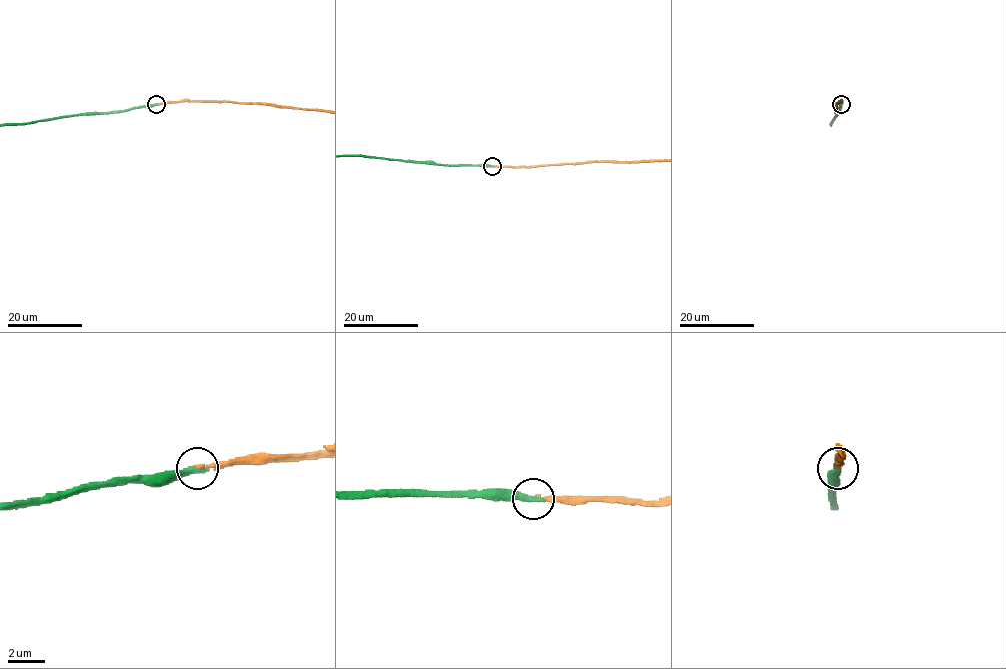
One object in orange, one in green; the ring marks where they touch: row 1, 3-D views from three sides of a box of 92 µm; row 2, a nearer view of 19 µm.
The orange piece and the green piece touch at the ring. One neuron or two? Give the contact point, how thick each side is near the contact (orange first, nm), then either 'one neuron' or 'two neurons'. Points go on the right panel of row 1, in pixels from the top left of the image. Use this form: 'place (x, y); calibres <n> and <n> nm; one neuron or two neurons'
place (841, 104); calibres 200 and 360 nm; one neuron

